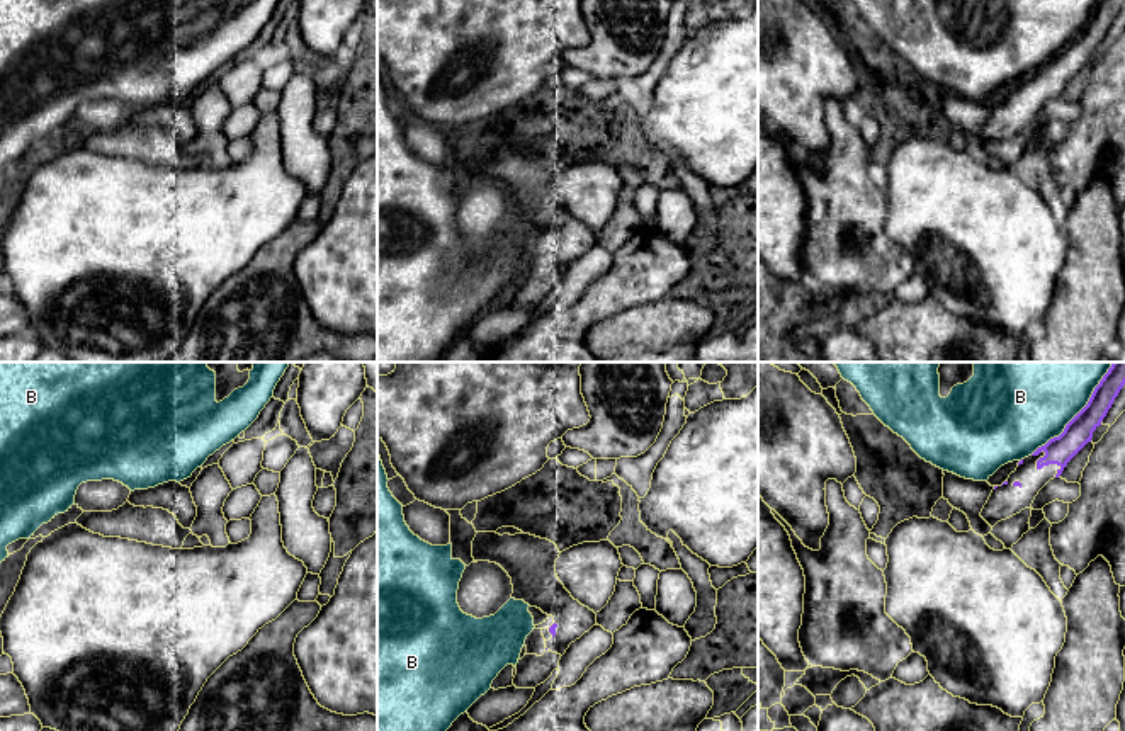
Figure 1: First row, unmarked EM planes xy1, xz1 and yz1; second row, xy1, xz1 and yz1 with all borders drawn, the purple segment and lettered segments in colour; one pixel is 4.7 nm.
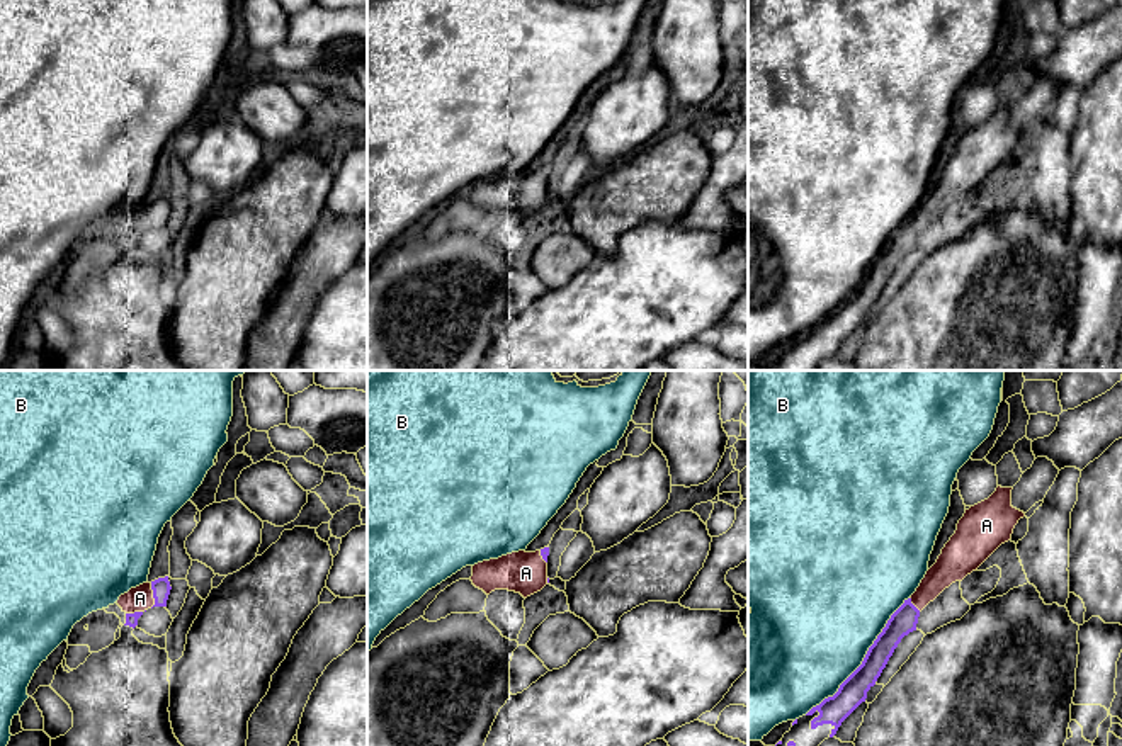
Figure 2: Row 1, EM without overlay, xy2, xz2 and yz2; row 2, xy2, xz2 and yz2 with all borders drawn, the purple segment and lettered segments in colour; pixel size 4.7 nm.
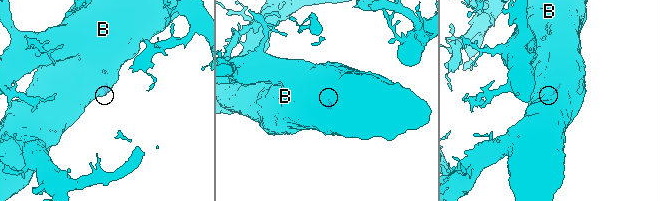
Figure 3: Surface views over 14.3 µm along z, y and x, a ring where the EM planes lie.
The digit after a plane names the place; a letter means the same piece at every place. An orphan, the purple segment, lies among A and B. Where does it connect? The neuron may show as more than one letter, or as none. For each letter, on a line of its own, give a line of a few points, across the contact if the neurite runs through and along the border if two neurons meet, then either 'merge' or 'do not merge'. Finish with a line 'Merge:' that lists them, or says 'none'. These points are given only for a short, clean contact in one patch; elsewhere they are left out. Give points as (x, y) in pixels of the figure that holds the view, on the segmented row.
A: merge
B: do not merge
Merge: A

